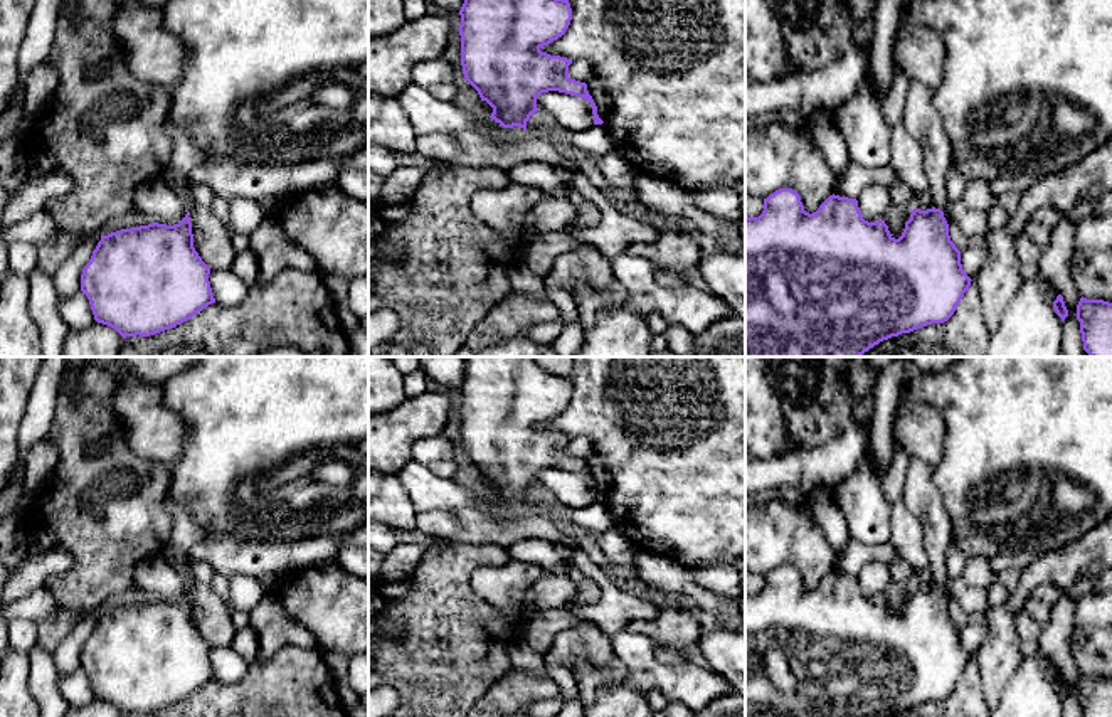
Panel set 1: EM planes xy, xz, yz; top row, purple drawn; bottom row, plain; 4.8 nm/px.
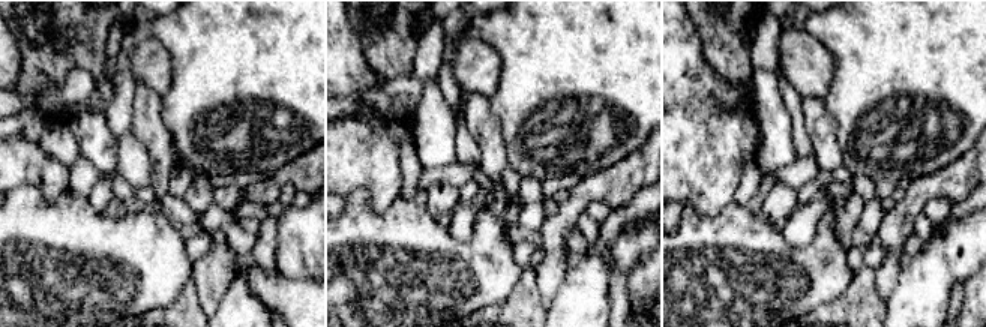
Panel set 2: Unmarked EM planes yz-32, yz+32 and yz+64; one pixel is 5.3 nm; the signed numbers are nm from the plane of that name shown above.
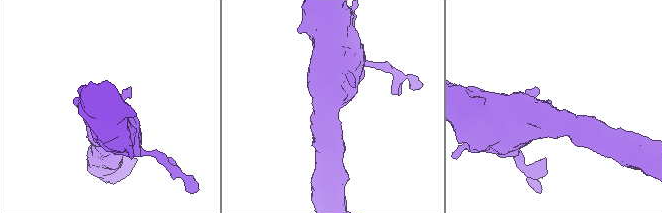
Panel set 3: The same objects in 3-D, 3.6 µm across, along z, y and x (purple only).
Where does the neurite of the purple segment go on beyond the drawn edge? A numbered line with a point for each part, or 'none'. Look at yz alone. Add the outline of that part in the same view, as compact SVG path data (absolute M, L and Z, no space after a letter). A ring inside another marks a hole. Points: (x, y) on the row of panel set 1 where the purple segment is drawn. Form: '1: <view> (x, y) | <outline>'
1: yz (921, 116) | M917 79L908 82L902 123L922 150L932 207L944 210L949 200L945 175L954 162L947 131L934 104L934 88Z

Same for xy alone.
none

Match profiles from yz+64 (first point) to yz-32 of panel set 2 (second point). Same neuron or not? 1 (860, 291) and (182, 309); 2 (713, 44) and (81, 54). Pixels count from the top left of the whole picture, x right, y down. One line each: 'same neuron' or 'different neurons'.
1: same neuron
2: same neuron

